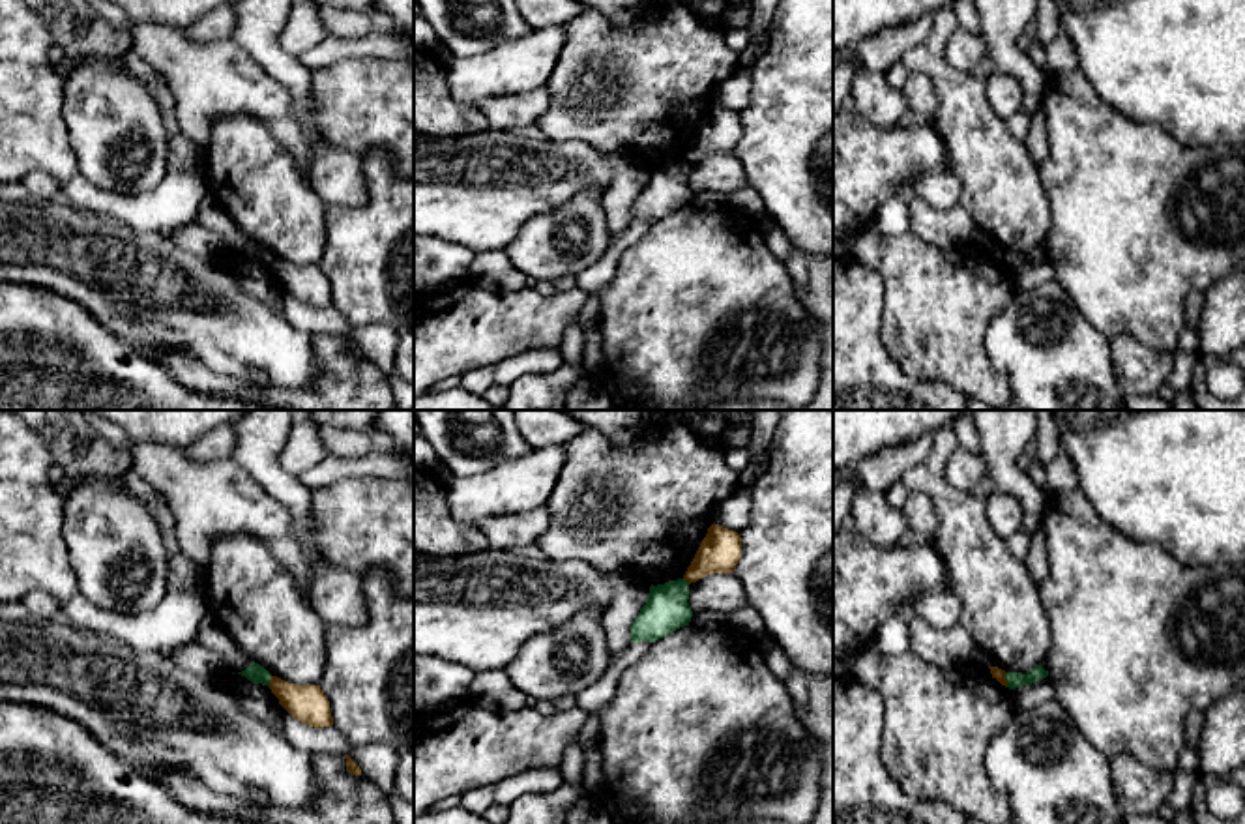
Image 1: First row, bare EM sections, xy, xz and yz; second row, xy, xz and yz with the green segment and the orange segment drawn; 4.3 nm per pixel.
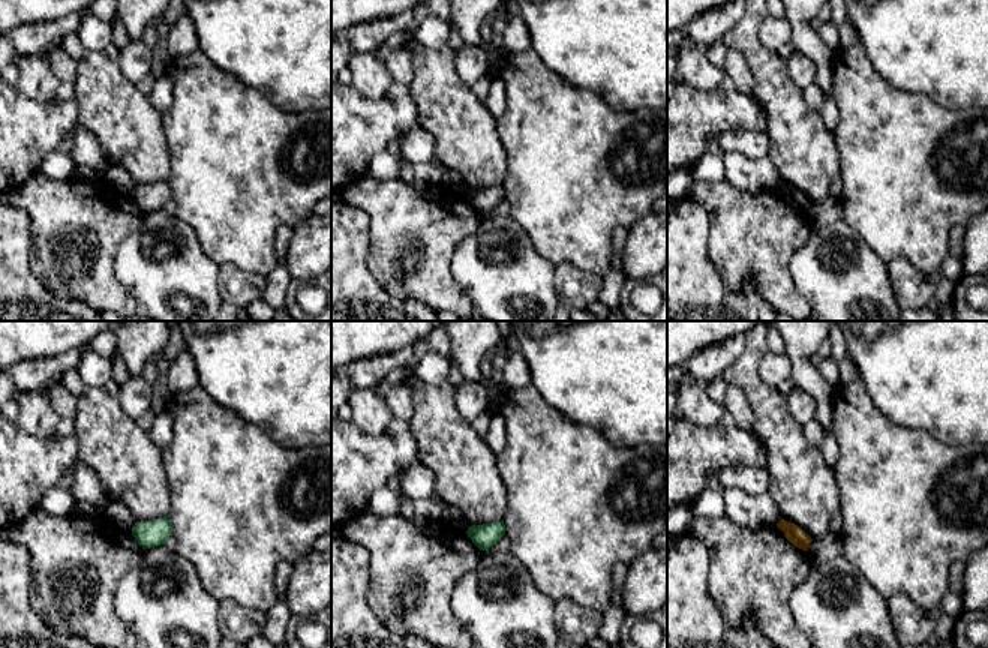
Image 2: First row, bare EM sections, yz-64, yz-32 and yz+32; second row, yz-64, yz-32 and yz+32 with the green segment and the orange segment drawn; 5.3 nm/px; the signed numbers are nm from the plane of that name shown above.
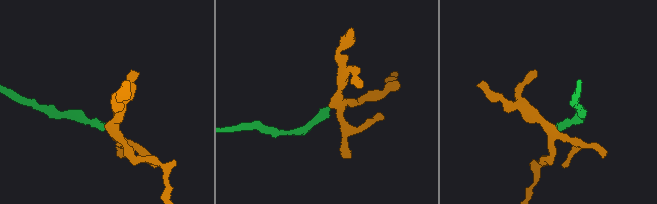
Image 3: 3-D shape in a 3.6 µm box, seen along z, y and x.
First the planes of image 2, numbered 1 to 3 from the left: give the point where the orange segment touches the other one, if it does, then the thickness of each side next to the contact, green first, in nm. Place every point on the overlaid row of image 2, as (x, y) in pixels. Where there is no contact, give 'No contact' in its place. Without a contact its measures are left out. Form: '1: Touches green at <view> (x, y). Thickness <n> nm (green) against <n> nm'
1: No contact
2: No contact
3: No contact

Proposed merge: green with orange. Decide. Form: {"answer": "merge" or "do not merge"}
{"answer": "do not merge"}

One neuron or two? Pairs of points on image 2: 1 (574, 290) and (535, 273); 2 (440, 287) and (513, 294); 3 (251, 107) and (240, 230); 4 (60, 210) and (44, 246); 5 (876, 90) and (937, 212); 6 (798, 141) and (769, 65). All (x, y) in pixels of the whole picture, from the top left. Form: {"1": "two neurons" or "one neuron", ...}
{"1": "two neurons", "2": "two neurons", "3": "one neuron", "4": "one neuron", "5": "one neuron", "6": "one neuron"}

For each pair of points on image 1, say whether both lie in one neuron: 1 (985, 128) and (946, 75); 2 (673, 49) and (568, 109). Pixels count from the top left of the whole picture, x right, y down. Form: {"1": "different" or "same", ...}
{"1": "same", "2": "same"}

